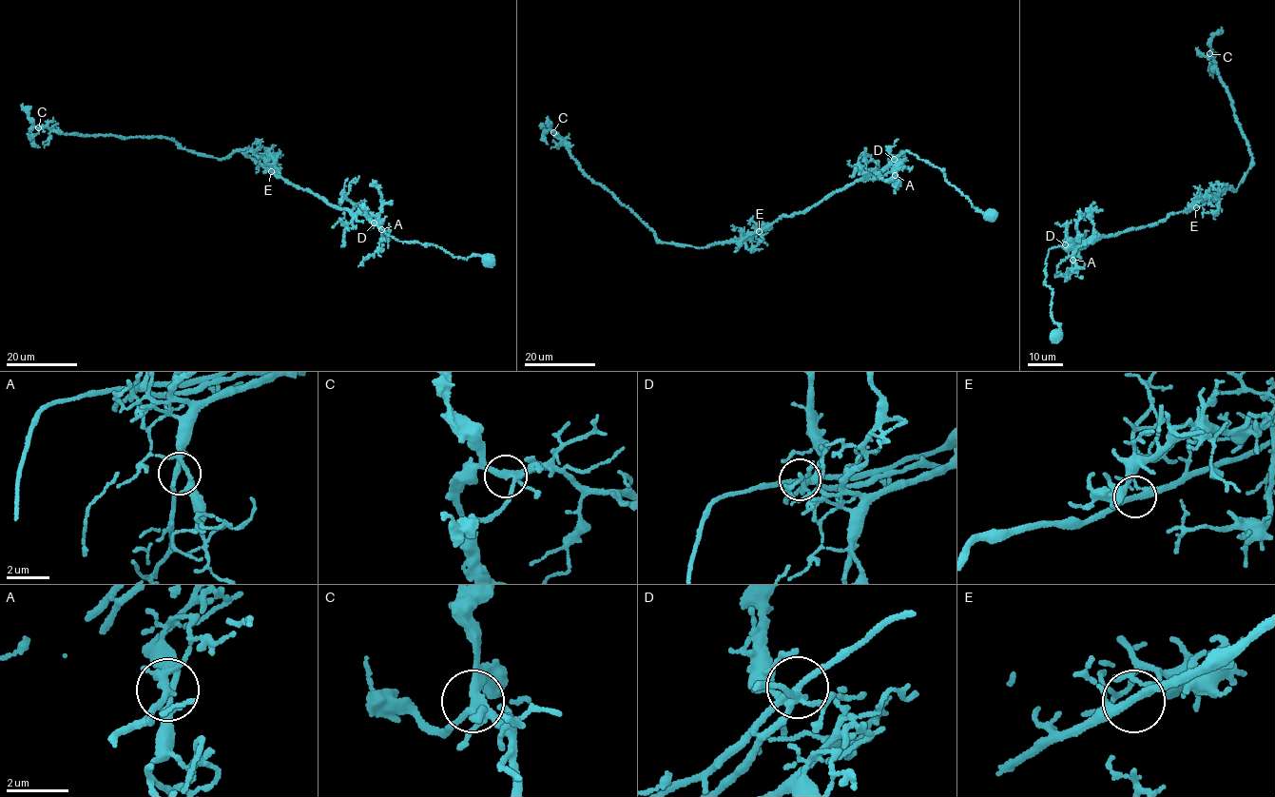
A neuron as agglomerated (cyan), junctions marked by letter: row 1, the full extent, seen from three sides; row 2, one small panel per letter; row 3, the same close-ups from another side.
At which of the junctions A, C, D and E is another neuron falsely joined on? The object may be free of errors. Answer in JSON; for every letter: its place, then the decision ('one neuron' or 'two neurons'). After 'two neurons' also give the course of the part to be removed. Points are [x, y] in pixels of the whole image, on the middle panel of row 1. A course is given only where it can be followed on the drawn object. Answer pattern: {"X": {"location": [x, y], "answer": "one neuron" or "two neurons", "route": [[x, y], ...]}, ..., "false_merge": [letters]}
{"A": {"location": [895, 175], "answer": "one neuron"}, "C": {"location": [553, 132], "answer": "one neuron"}, "D": {"location": [894, 159], "answer": "one neuron"}, "E": {"location": [759, 231], "answer": "one neuron"}, "false_merge": []}

